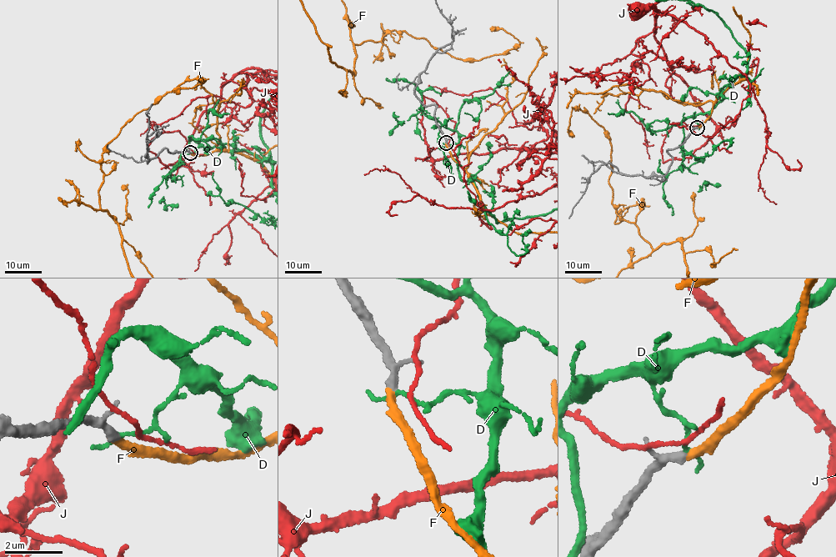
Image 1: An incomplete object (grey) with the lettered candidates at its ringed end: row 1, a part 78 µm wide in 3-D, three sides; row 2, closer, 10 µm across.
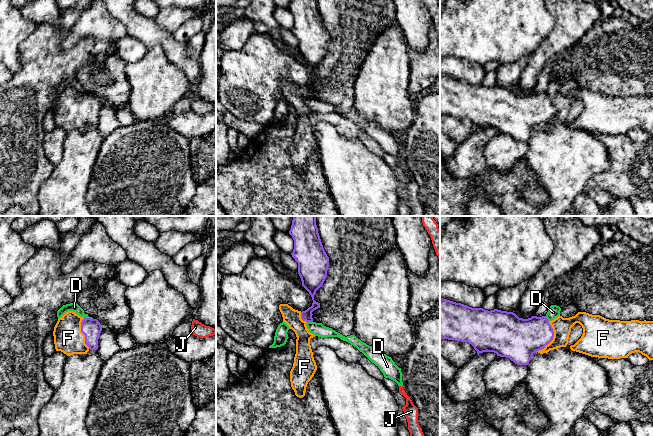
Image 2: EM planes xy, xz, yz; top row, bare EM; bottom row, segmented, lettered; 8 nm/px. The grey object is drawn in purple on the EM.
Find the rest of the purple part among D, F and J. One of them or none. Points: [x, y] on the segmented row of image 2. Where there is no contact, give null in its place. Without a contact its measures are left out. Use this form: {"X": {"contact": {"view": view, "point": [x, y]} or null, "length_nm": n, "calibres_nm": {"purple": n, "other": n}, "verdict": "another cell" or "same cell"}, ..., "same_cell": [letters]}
{"D": {"contact": {"view": "xy", "point": [88, 318]}, "length_nm": 70, "calibres_nm": {"purple": 160, "other": 70}, "verdict": "another cell"}, "F": {"contact": {"view": "yz", "point": [552, 338]}, "length_nm": 260, "calibres_nm": {"purple": 320, "other": 150}, "verdict": "same cell"}, "J": {"contact": null, "verdict": "another cell"}, "same_cell": ["F"]}

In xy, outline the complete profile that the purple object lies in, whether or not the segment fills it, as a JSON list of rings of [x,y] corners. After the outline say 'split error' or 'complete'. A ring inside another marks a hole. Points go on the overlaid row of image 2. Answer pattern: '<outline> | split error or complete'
[[[68,311],[58,319],[54,327],[55,349],[67,356],[97,350],[102,328],[97,319],[83,318]]] | split error

